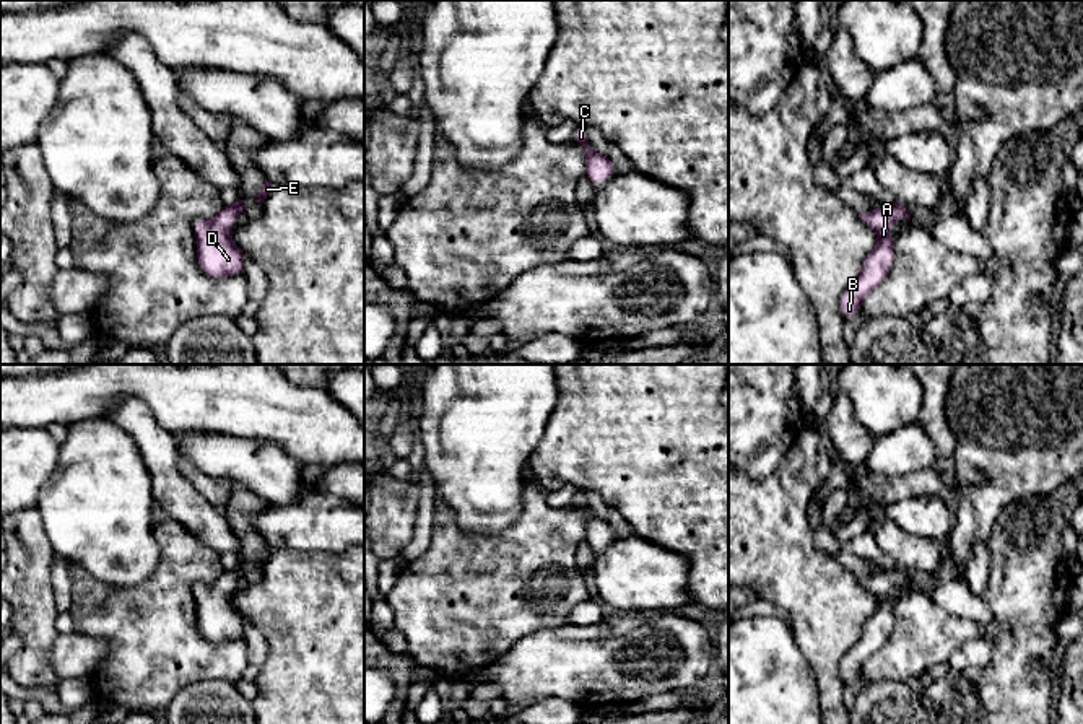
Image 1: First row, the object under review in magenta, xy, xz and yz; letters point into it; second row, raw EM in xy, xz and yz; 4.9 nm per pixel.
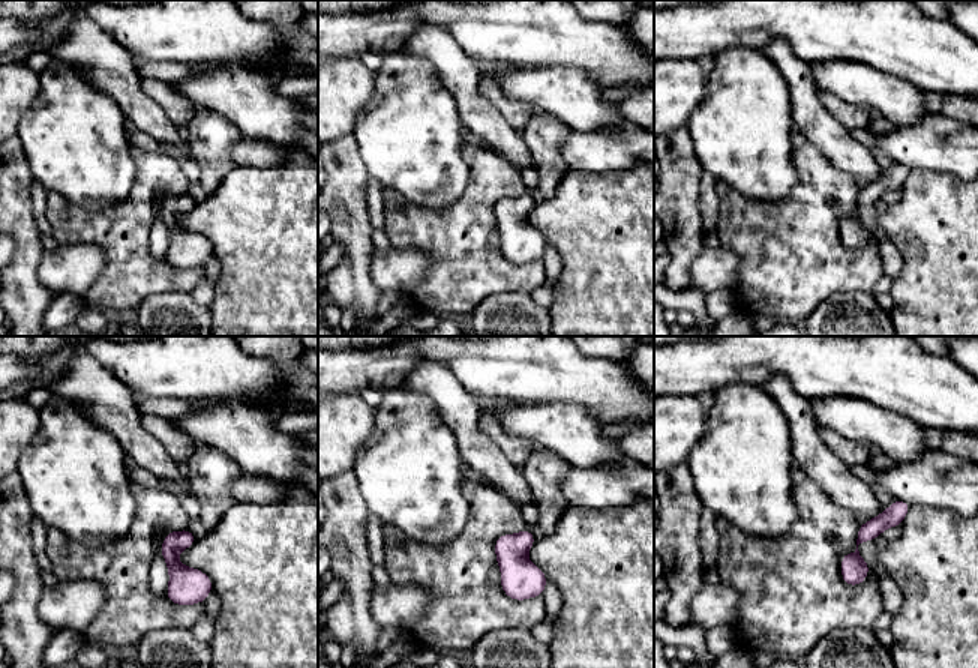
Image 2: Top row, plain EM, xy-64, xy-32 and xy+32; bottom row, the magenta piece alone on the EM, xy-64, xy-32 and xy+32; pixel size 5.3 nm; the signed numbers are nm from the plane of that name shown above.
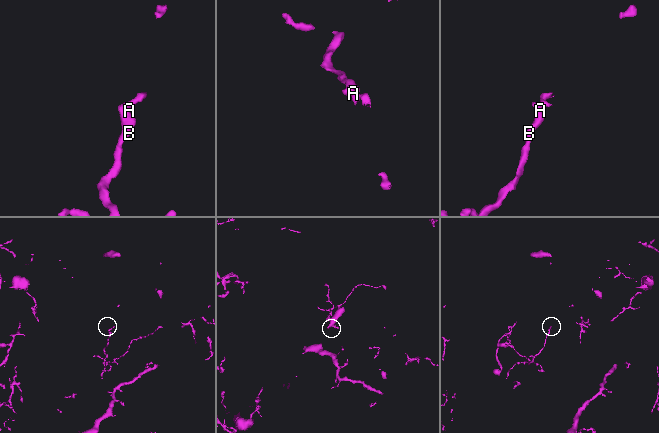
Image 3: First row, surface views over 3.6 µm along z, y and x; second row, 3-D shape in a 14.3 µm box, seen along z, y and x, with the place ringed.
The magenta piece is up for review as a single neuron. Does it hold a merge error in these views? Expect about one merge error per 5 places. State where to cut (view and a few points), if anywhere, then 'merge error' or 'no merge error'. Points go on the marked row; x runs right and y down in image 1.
no cut; no merge error

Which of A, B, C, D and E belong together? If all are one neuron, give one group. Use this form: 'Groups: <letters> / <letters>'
Groups: A B C D E

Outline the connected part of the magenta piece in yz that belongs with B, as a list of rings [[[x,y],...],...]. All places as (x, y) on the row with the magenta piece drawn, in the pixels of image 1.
[[[896,202],[881,208],[859,215],[860,220],[873,228],[878,242],[867,255],[863,267],[855,281],[844,291],[841,298],[841,312],[844,321],[852,319],[862,307],[865,298],[888,277],[894,262],[894,241],[889,236],[889,226],[901,220],[911,220],[906,205]]]

